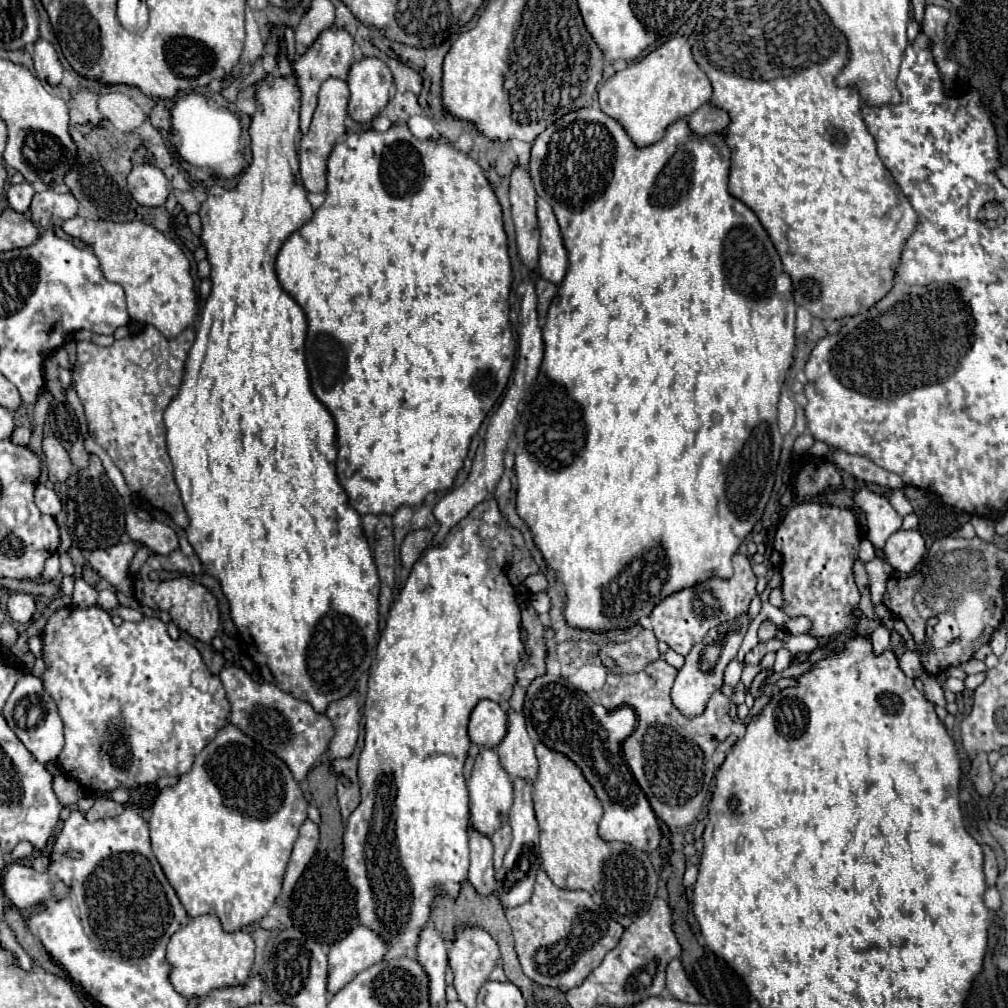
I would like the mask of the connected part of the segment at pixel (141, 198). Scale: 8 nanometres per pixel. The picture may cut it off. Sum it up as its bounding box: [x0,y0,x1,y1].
[128,165,168,207]

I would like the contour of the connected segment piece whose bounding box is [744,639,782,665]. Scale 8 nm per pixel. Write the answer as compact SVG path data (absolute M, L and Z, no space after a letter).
M772 639L772 641L768 641L768 643L758 643L746 657L744 657L744 663L746 665L750 665L750 663L758 663L768 651L776 651L776 649L780 649L782 647L782 643L778 641L778 639Z

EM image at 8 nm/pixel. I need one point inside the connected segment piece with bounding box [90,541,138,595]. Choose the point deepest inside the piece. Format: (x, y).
(112, 564)

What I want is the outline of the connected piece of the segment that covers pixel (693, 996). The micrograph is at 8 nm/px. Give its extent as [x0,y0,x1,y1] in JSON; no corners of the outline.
[666,959,702,1003]

